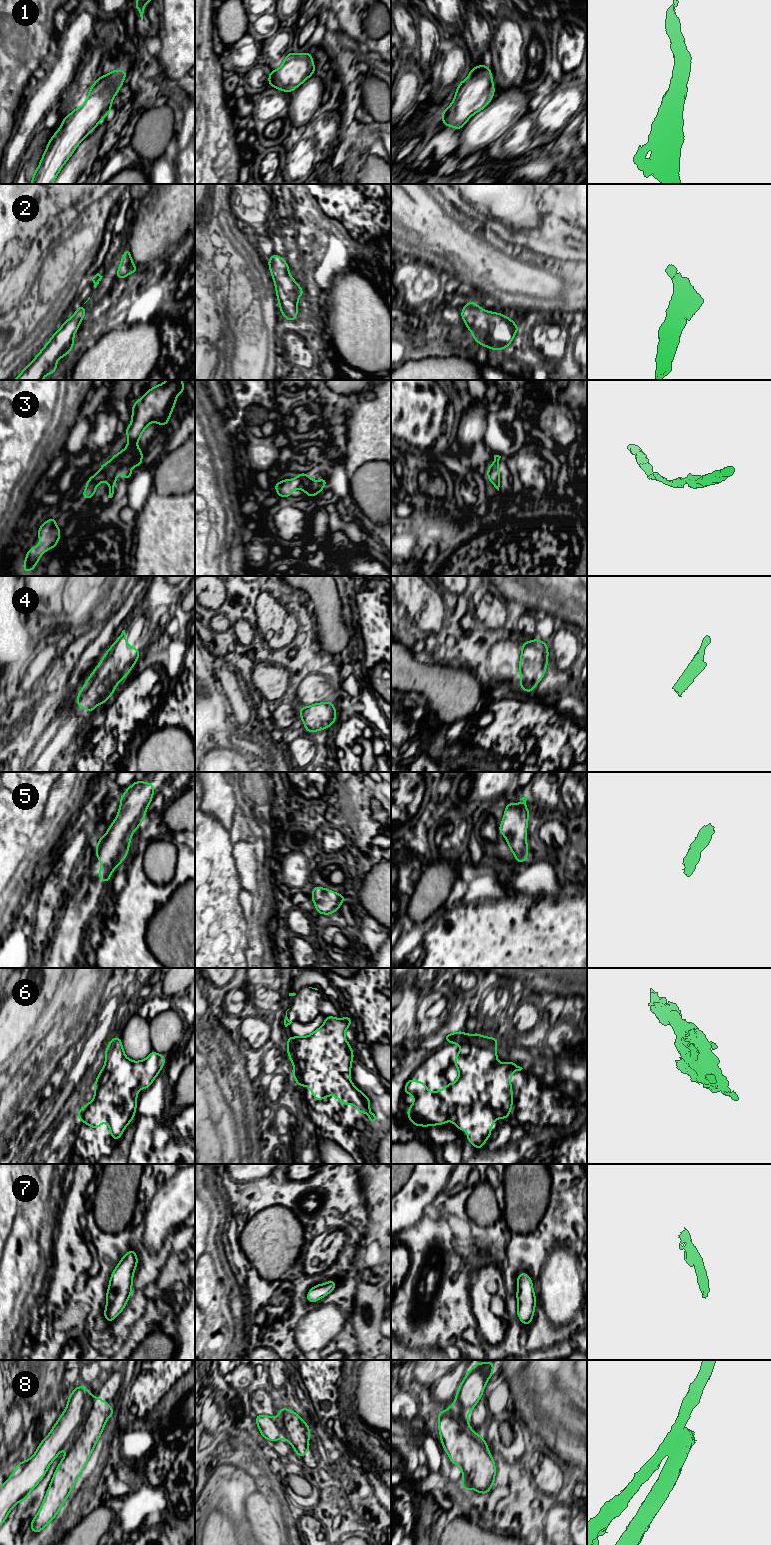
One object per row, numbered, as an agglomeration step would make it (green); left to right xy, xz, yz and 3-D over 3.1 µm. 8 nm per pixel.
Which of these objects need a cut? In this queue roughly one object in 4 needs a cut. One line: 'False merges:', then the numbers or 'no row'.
False merges: 8

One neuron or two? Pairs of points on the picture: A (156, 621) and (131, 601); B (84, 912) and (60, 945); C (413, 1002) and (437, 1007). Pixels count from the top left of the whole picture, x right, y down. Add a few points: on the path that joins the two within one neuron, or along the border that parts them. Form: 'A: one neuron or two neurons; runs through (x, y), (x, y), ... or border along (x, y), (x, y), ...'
A: two neurons; border along (146, 587), (136, 607)
B: one neuron; runs through (76, 920), (71, 925), (67, 937)
C: two neurons; border along (420, 1000), (417, 1006), (417, 1024), (415, 1026)

